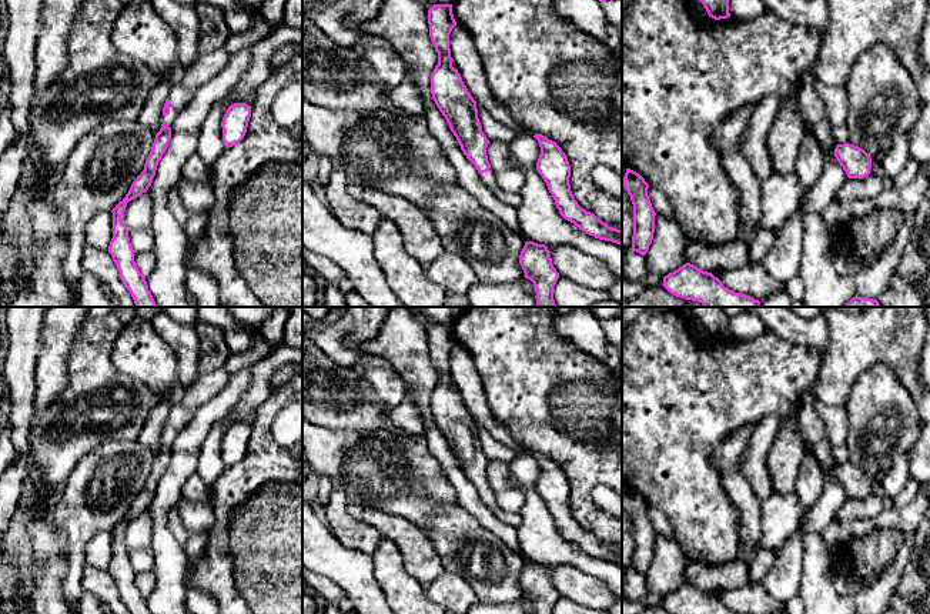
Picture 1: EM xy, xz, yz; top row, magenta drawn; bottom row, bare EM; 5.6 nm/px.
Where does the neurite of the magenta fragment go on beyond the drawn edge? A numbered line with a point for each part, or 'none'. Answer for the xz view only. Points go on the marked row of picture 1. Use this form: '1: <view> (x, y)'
1: xz (488, 177)

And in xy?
1: xy (183, 87)

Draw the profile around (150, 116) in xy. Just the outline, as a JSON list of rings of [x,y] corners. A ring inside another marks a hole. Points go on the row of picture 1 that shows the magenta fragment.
[[[170,81],[158,83],[148,94],[144,107],[137,119],[141,126],[148,127],[155,134],[161,129],[161,116],[165,100],[170,94]]]

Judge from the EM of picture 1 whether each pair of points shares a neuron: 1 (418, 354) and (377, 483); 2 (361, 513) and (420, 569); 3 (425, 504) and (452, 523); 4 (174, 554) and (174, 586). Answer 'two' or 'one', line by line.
1: two
2: one
3: two
4: one

